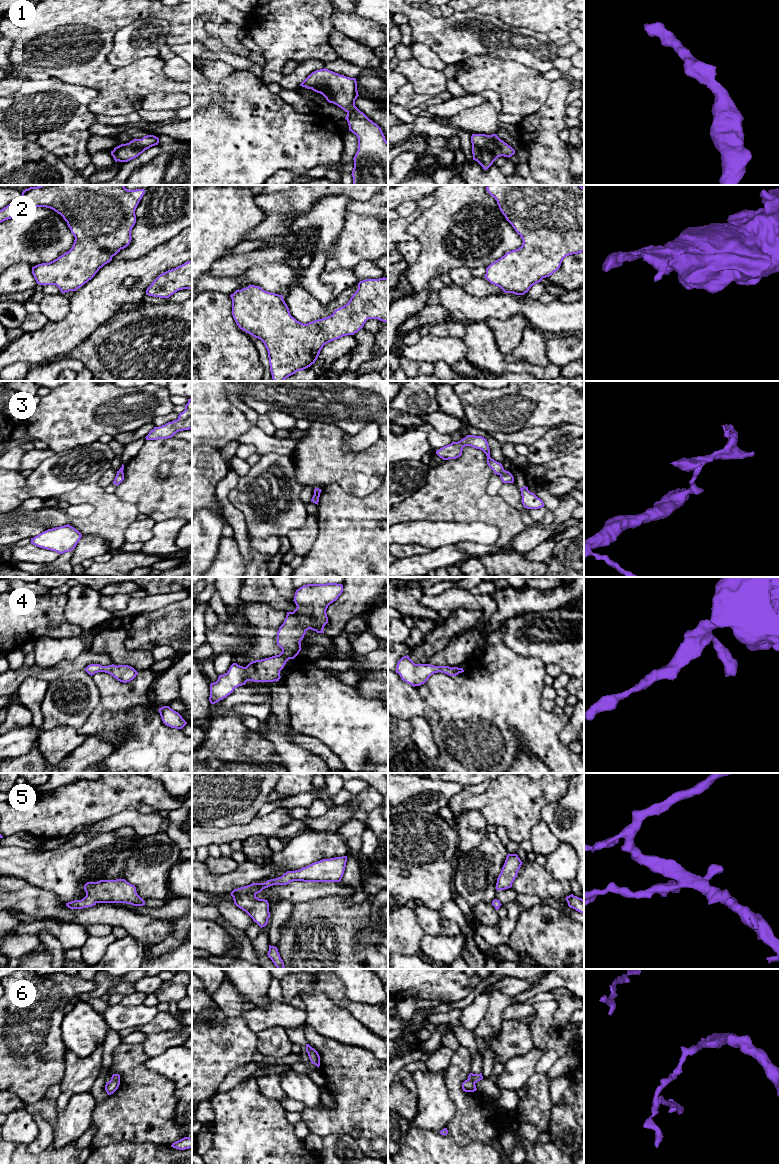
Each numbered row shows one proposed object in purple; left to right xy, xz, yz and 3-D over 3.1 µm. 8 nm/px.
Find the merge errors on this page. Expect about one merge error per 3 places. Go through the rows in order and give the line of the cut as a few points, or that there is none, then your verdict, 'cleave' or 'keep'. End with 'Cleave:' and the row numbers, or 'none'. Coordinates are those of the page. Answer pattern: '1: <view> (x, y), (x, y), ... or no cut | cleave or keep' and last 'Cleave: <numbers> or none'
1: no cut | keep
2: no cut | keep
3: yz (504, 470), (499, 474) | cleave
4: no cut | keep
5: no cut | keep
6: no cut | keep
Cleave: 3

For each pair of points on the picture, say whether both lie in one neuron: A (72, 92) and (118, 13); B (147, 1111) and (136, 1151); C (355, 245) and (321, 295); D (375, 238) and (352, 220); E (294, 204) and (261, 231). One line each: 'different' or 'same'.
A: different
B: different
C: different
D: same
E: same

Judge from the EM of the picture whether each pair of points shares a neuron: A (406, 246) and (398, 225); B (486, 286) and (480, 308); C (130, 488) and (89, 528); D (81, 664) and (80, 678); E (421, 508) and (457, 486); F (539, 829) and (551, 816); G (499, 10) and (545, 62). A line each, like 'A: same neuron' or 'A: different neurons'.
A: same neuron
B: different neurons
C: different neurons
D: different neurons
E: same neuron
F: different neurons
G: different neurons

